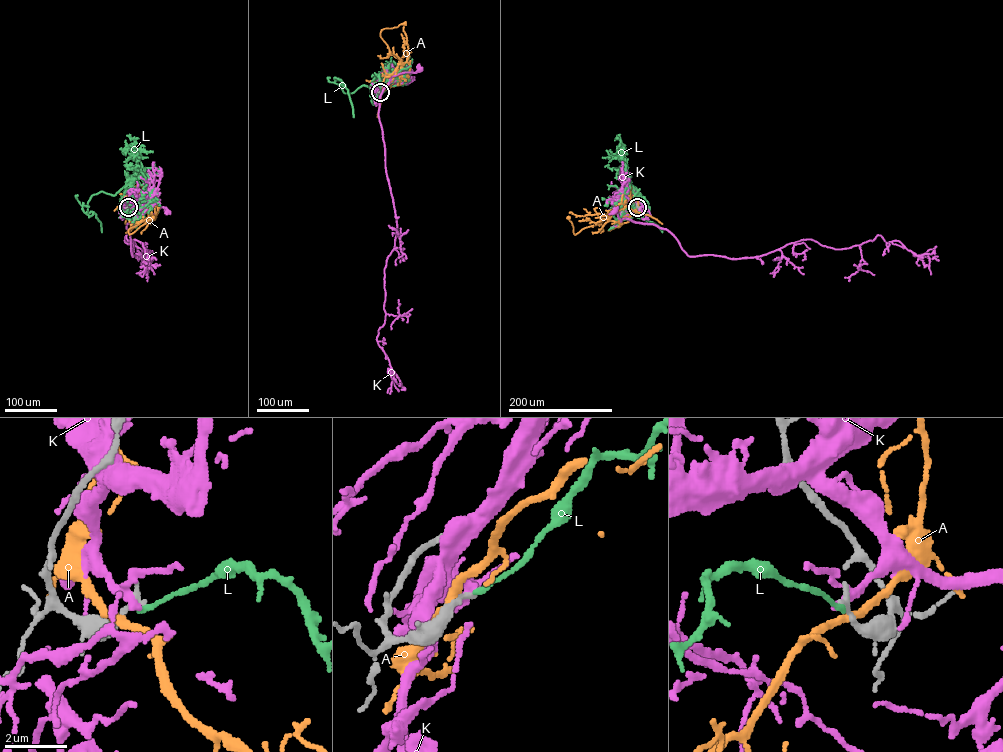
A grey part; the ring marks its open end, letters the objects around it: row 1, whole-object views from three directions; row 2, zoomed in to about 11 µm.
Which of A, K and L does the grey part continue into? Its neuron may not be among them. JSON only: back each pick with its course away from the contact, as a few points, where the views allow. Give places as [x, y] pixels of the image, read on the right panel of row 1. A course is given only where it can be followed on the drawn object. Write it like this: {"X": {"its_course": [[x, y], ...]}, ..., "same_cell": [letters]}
{"same_cell": []}

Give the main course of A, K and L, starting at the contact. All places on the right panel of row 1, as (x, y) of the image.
A: (637, 207), (633, 215), (621, 216), (613, 221), (604, 219), (575, 234), (569, 217)
K: (637, 207), (629, 206), (620, 221), (617, 207), (614, 212)
L: (637, 207), (629, 207), (639, 190), (634, 186), (630, 195), (638, 195), (629, 213), (653, 222), (662, 232)

